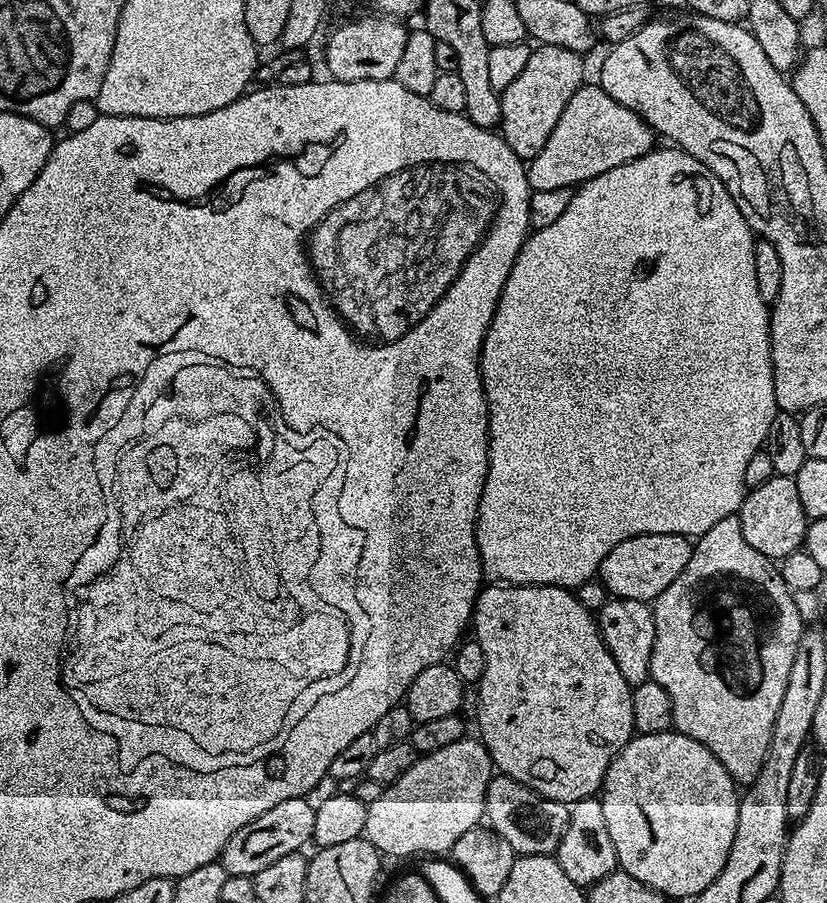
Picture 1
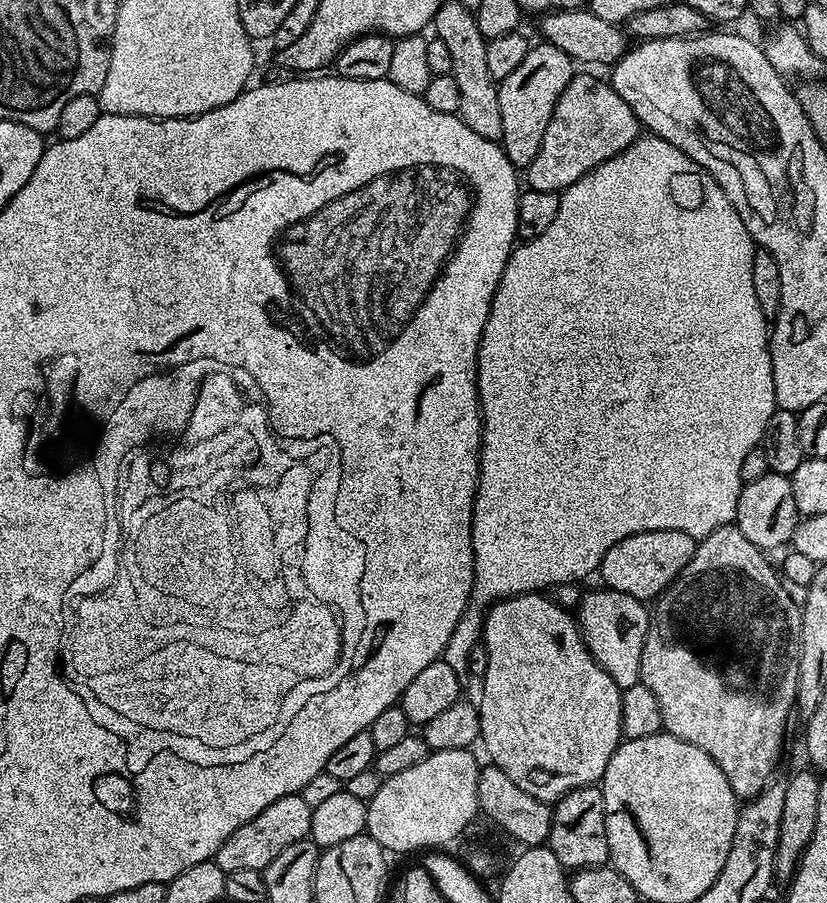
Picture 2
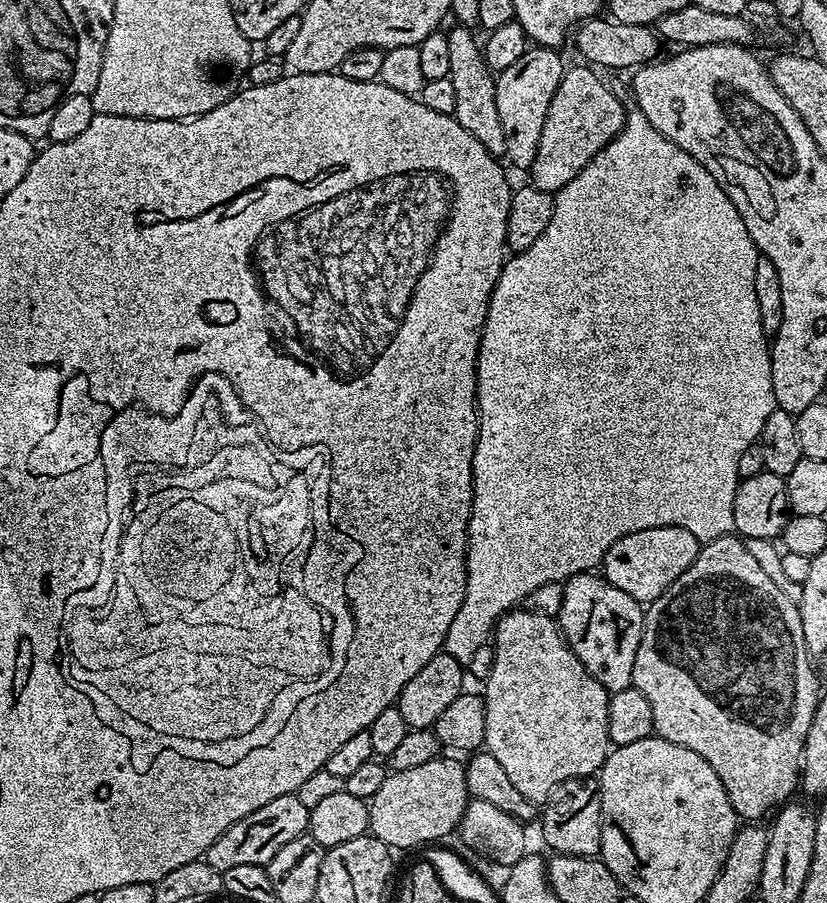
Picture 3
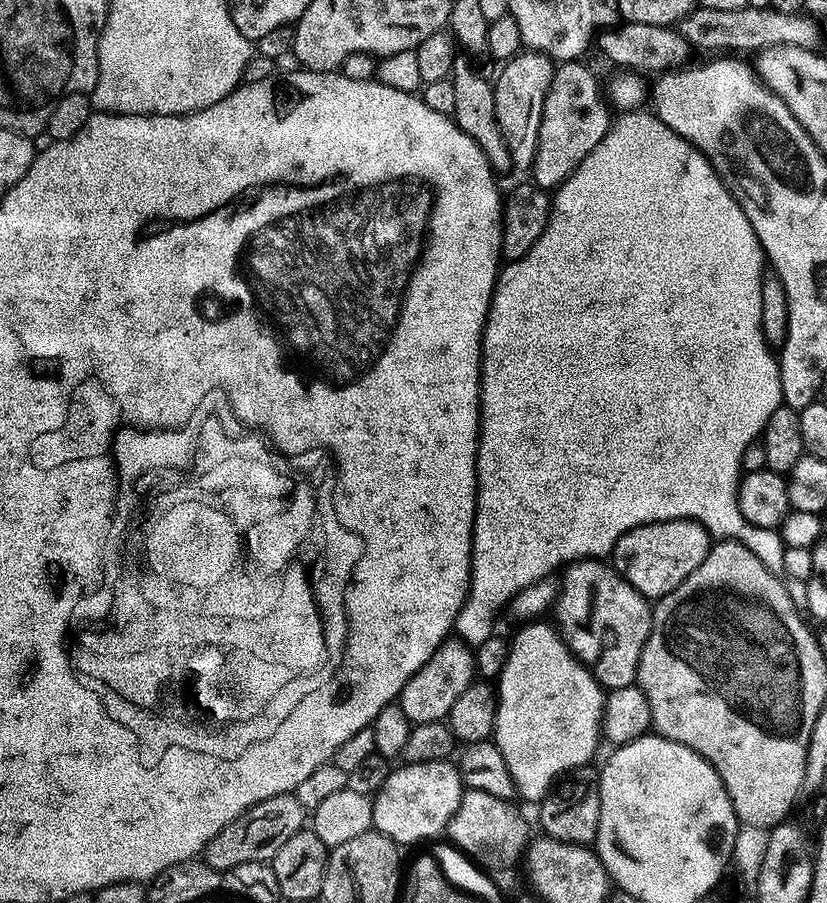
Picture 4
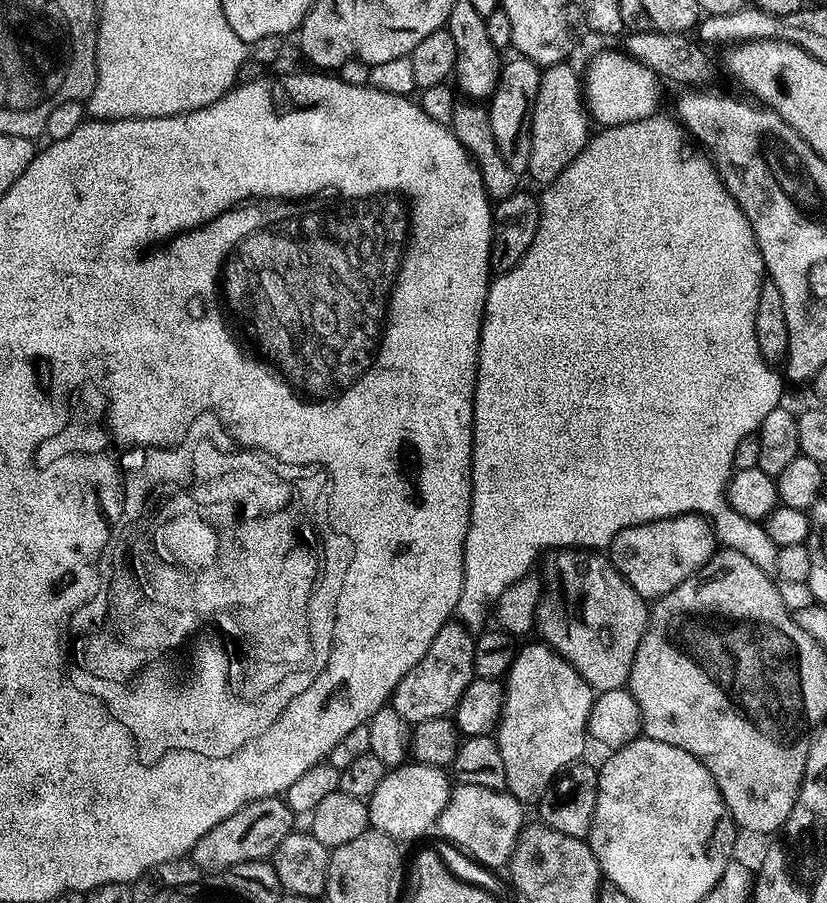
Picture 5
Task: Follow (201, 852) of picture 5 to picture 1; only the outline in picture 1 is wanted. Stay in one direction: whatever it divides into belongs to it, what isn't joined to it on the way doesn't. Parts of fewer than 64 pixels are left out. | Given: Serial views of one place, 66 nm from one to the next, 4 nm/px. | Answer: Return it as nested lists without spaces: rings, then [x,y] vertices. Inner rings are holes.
[[[299,796],[298,798],[290,798],[286,802],[278,802],[278,806],[274,806],[271,810],[266,810],[266,814],[262,814],[262,818],[254,818],[254,822],[246,822],[246,826],[242,826],[242,830],[238,830],[238,834],[234,834],[234,838],[230,838],[230,842],[226,842],[226,846],[220,852],[219,864],[227,870],[230,876],[251,876],[255,878],[262,870],[266,870],[266,866],[274,866],[274,862],[278,862],[278,858],[286,858],[286,854],[291,852],[299,852],[305,846],[304,843],[309,843],[314,834],[314,814],[316,810],[311,809],[307,805],[305,797]]]

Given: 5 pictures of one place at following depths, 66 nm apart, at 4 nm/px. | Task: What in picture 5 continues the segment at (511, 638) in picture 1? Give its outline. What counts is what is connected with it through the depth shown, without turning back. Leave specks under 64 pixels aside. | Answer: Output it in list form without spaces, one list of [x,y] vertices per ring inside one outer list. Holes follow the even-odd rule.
[[[543,642],[519,649],[506,675],[504,714],[494,739],[506,766],[506,788],[514,798],[539,801],[540,795],[584,752],[594,690],[554,649]]]

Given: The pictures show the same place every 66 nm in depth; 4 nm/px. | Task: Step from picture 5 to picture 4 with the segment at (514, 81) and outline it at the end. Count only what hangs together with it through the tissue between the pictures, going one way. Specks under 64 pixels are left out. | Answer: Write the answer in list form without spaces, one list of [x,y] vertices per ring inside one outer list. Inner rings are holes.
[[[521,50],[503,65],[500,77],[494,80],[494,114],[498,118],[498,126],[502,138],[506,142],[506,150],[510,152],[510,162],[518,173],[531,173],[534,154],[538,146],[538,126],[542,120],[544,95],[552,81],[553,61],[541,52]]]

